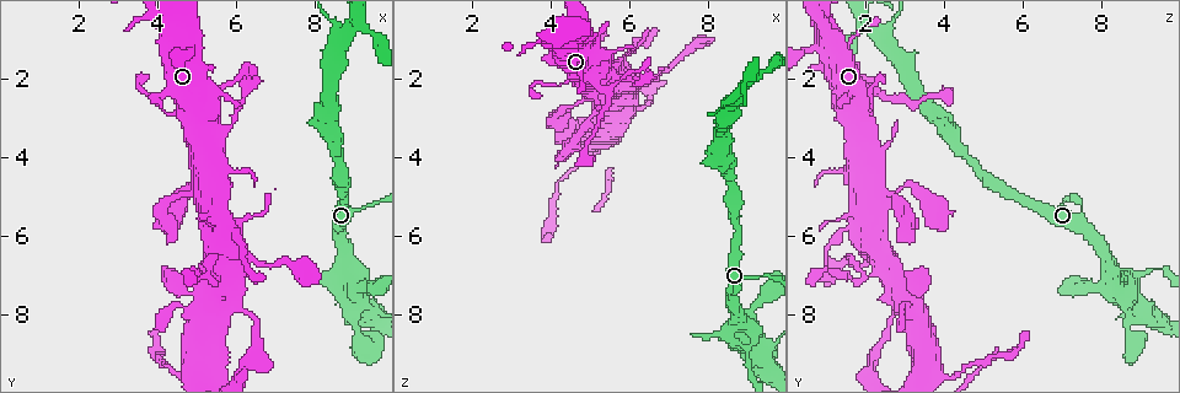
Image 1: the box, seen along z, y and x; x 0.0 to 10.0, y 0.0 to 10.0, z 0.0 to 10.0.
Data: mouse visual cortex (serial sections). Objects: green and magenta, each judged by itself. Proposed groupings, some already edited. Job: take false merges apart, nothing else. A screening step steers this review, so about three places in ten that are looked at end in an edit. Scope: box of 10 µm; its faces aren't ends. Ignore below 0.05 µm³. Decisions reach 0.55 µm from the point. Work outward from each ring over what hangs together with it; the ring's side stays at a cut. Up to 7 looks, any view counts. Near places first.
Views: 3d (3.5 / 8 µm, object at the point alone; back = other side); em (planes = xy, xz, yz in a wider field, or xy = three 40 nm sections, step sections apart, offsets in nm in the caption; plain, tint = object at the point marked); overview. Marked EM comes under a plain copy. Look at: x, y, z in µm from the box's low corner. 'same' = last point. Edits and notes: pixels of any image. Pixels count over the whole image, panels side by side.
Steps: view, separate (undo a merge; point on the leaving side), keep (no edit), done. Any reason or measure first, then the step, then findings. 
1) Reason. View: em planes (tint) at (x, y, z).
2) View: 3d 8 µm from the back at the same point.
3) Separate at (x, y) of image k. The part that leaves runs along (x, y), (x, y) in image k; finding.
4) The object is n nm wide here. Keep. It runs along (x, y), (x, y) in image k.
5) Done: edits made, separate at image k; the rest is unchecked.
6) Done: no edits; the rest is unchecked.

Thin neck. View: 3d 8 µm at (8.95, 7.15, 8.35).

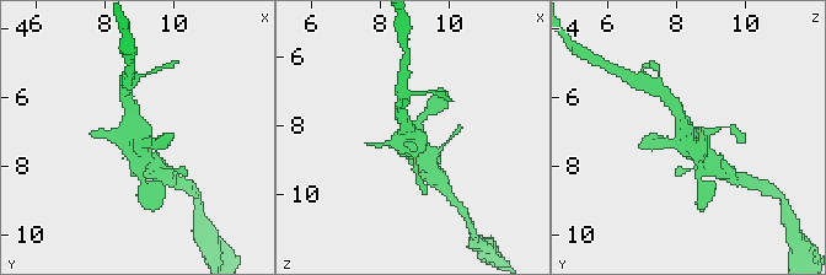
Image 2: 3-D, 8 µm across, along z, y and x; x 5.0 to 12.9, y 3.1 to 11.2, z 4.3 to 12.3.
View: em xy step 2 (tint) at the same point.

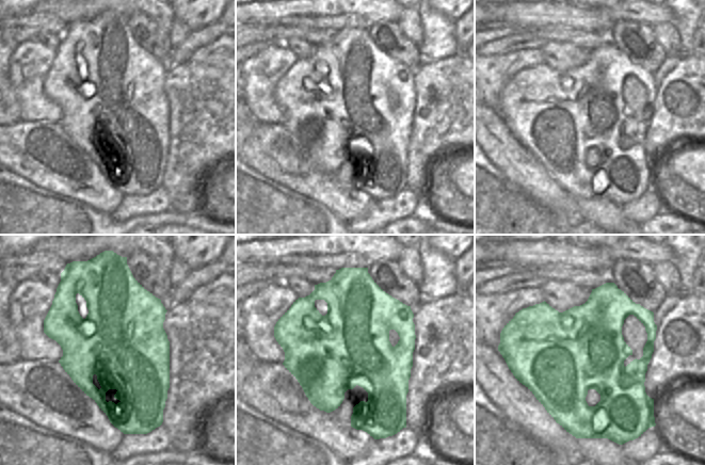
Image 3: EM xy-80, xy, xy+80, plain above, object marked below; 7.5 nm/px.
Keep. It runs along (672, 103), (686, 135), (707, 160) in image 2; all the same cell.

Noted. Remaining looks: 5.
A narrow waist. View: 3d 3.5 µm at (5.20, 7.05, 1.65).

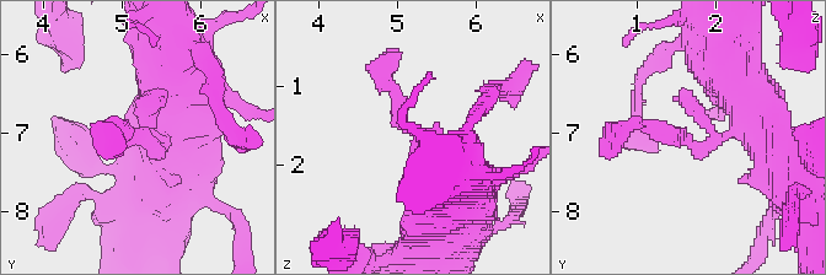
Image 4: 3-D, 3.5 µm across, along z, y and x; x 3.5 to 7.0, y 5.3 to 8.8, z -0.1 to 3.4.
Now the EM. View: em xy step 3 (tint) at (5.25, 7.10, 1.60).

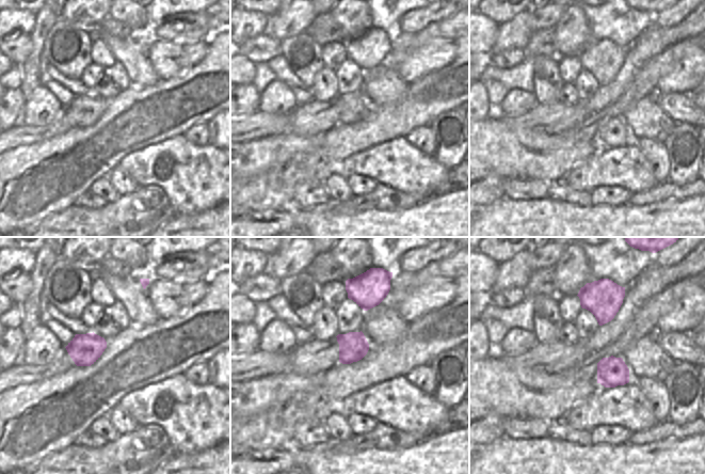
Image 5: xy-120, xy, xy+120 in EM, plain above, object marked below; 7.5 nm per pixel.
The object is 220 nm wide here. Keep. It runs along (448, 204), (382, 71) in image 4; all the same cell.

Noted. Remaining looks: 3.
Looks like a crossing. View: 3d 3.5 µm at (9.15, 0.70, 2.05).

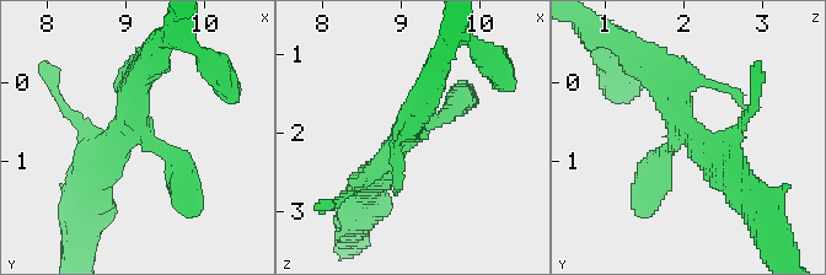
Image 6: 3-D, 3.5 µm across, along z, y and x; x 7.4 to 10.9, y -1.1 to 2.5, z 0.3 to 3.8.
4 arms meet here; the arms are 150, 250, 300, 400 nm wide; now the EM. View: em xy step 2 (tint) at (9.10, 0.65, 2.05).

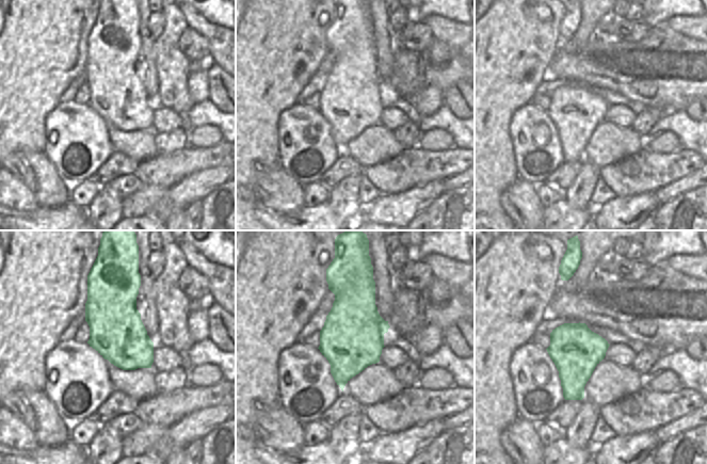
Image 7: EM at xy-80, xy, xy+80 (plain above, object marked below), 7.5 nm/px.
Keep. It runs along (366, 188), (393, 150), (461, 100) in image 6; continuous, no second cell.

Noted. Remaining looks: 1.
Done: no edits; the rest is unchecked.

